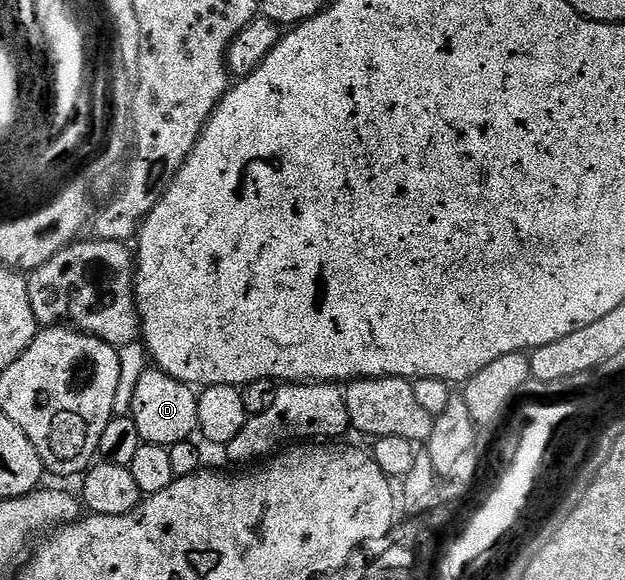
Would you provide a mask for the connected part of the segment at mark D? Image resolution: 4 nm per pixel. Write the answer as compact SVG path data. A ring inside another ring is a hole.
M149 369L141 381L137 381L129 418L137 425L137 433L141 433L144 443L169 449L174 443L188 442L192 438L191 434L196 434L199 426L198 404L199 397L192 384L179 383L164 371Z

